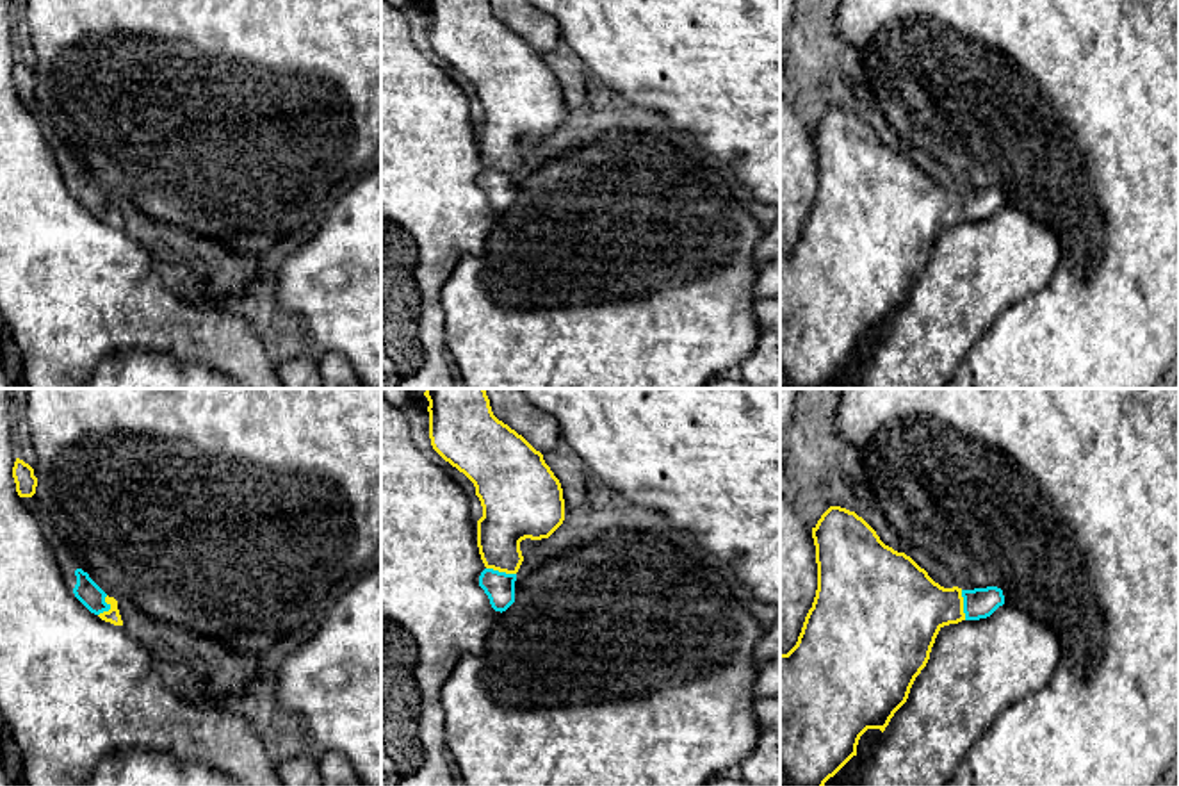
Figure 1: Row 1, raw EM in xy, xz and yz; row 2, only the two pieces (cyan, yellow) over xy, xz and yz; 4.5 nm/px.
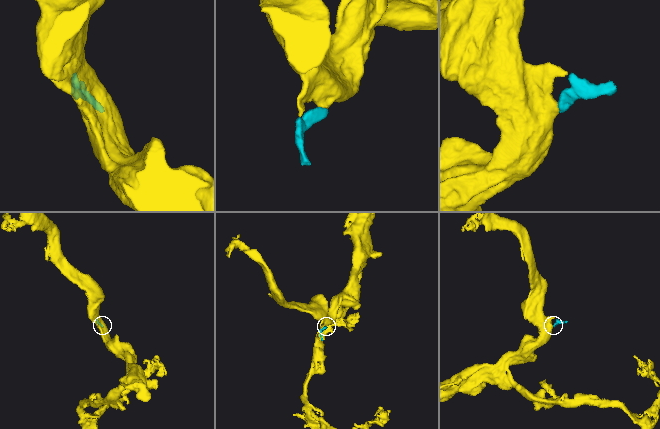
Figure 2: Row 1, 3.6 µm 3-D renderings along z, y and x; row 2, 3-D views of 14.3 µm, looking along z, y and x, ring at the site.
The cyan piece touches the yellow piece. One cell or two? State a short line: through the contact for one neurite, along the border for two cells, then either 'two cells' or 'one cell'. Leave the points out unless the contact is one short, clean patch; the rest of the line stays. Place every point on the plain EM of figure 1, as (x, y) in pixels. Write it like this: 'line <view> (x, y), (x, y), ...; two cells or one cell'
line xz (499, 188), (501, 173), (501, 129), (508, 120); one cell

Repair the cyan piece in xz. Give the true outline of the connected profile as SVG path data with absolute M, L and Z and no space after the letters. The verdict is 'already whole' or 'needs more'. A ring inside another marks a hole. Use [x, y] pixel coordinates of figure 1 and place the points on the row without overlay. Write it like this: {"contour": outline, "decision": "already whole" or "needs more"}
{"contour": "M490 0L427 2L433 50L474 84L481 102L477 148L486 169L479 176L479 187L492 209L502 214L515 203L516 173L524 162L520 143L549 139L565 121L561 84L543 55L493 16Z", "decision": "needs more"}

